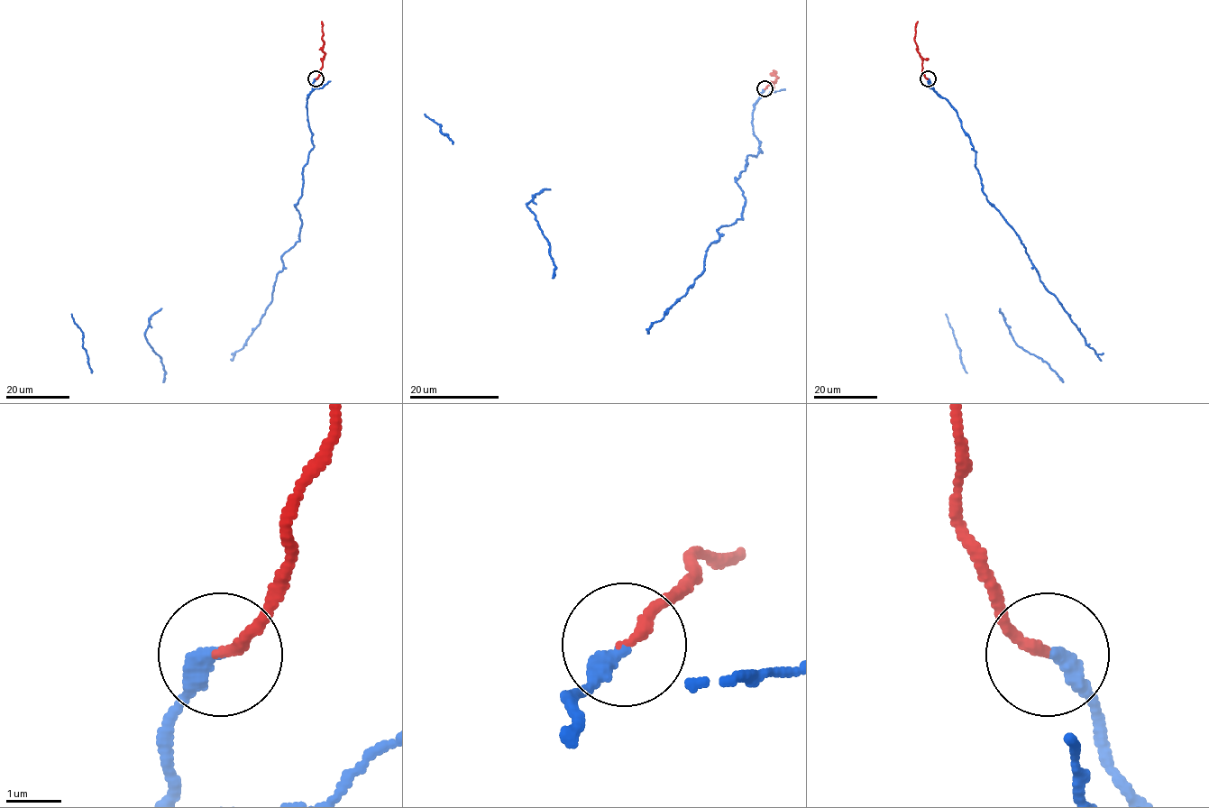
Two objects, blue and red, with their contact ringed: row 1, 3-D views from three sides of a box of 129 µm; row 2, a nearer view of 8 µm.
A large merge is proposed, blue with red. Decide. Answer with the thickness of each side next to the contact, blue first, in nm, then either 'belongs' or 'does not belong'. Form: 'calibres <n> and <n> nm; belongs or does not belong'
calibres 320 and 190 nm; belongs

